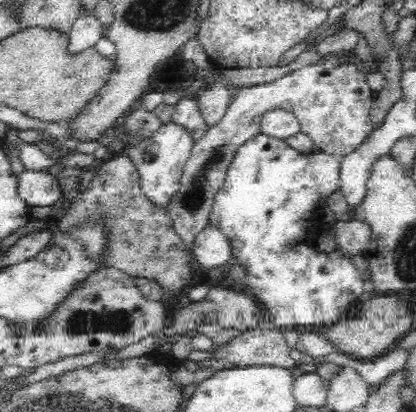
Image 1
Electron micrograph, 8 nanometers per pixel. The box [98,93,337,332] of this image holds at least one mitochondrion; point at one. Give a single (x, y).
(192, 200)

